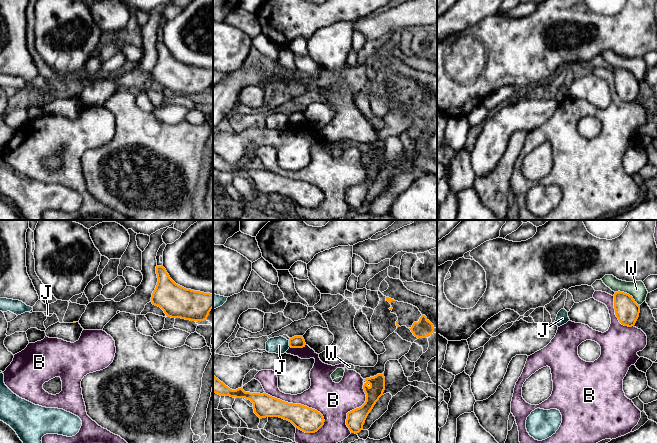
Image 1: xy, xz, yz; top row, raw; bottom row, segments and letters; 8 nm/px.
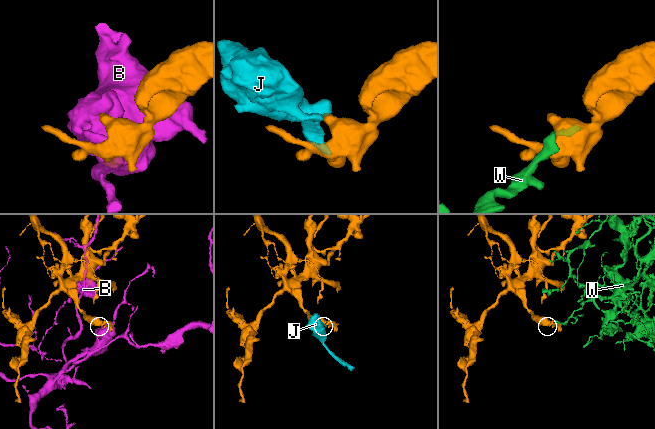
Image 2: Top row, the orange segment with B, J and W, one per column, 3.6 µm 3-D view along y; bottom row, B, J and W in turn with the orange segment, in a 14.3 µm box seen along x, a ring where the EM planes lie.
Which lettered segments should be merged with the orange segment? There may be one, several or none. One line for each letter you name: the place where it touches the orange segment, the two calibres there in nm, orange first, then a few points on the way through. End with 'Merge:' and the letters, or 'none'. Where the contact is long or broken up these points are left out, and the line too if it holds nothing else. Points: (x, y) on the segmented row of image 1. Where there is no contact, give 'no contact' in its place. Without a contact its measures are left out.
Merge: none

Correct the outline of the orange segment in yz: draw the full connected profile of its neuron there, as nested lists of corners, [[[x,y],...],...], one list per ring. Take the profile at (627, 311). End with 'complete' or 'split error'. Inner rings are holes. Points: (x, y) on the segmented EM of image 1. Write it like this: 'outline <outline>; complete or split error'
outline [[[615,292],[614,294],[615,315],[619,322],[628,327],[635,325],[639,313],[640,305],[638,305],[632,296],[624,292]]]; complete

